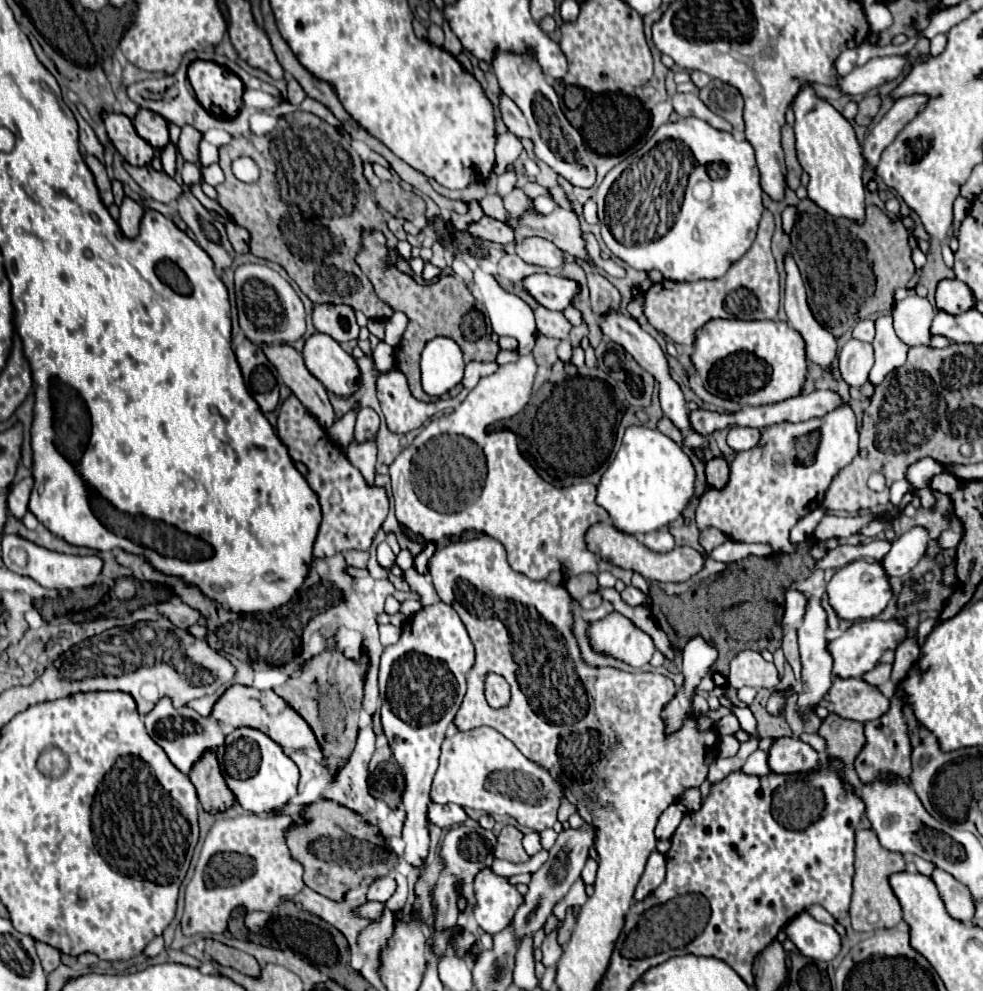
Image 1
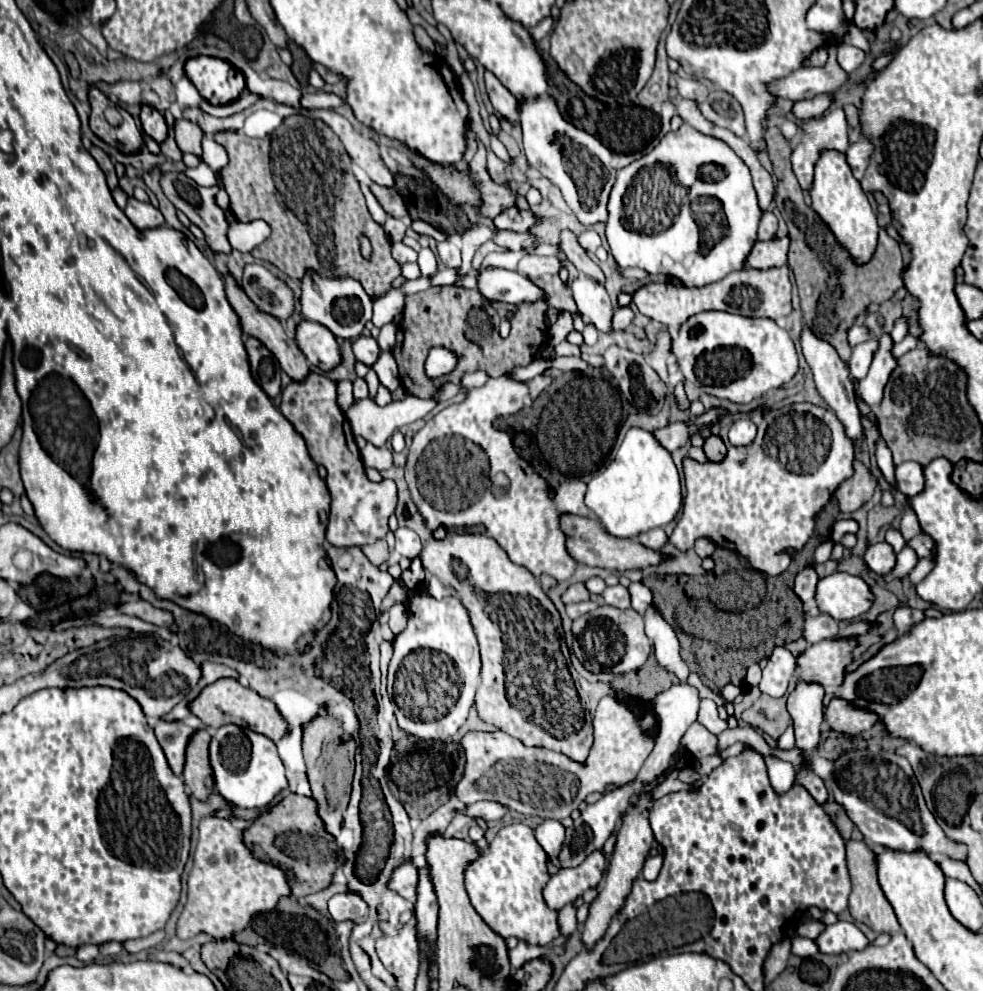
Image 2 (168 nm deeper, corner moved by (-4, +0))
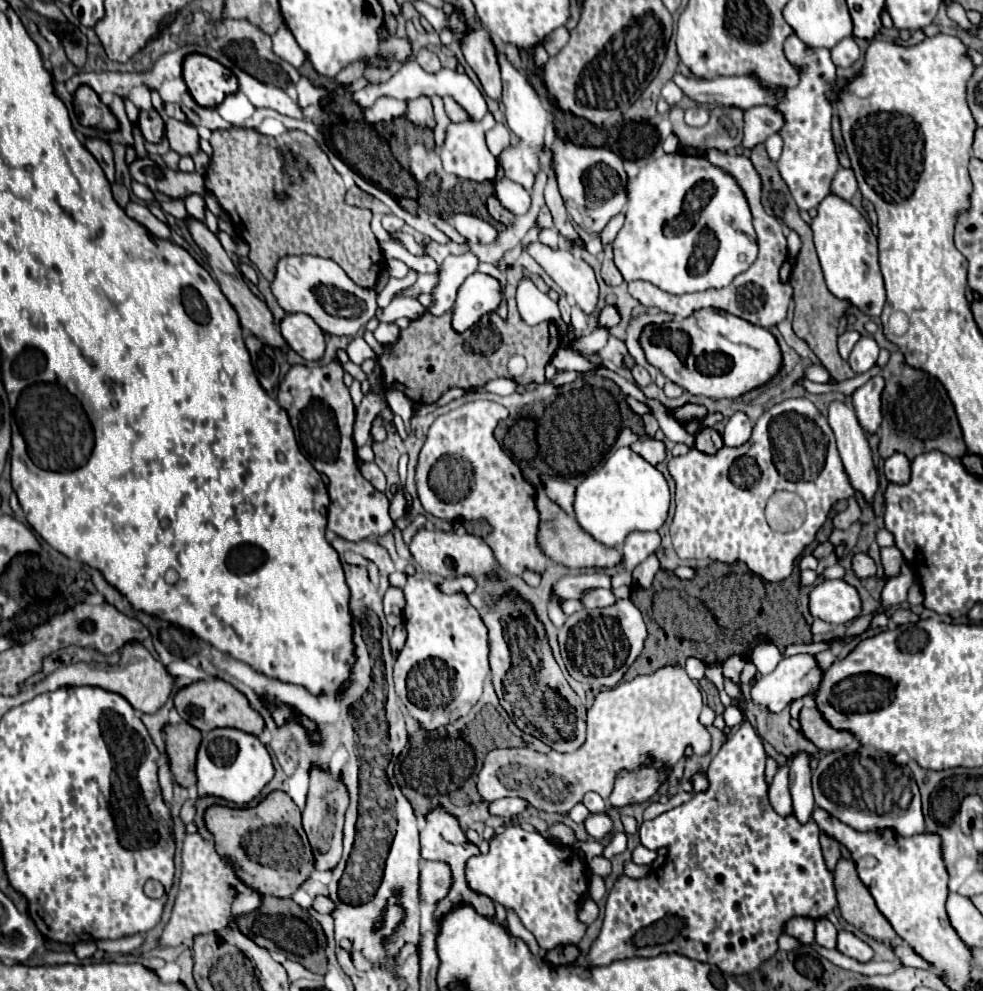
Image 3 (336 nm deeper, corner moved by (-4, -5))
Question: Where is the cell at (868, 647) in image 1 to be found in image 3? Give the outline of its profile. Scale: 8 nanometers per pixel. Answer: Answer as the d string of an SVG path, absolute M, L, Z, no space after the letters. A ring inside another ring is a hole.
M795 654L795 656L783 658L771 674L761 676L757 682L753 682L751 700L761 704L761 706L767 706L771 712L781 712L793 700L799 700L799 698L805 698L805 696L815 698L817 692L819 692L821 680L823 680L823 670L819 668L815 656L811 656L811 654Z

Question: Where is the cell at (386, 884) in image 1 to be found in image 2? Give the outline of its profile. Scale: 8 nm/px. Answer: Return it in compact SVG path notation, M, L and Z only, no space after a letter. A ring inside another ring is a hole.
M405 861L401 867L397 867L393 871L389 887L395 889L405 899L415 901L415 897L417 897L417 865L413 861Z

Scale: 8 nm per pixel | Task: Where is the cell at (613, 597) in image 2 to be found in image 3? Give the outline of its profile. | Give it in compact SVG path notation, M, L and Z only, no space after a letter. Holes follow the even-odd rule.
M589 590L585 596L583 596L583 606L585 608L607 608L607 606L613 606L617 602L615 594L611 590Z

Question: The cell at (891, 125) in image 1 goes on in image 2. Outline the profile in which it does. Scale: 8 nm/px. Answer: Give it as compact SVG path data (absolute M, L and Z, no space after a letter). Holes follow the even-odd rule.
M861 139L857 143L853 143L845 157L849 161L849 167L853 171L853 177L857 177L859 181L863 179L863 173L867 169L867 163L869 163L869 157L871 157L871 151L873 151L873 145L867 141L867 139Z

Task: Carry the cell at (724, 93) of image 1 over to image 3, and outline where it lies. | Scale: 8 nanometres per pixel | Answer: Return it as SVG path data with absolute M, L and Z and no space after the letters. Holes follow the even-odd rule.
M679 106L671 108L669 120L673 132L679 136L681 150L707 150L709 146L719 150L733 150L743 140L743 112L733 106L717 106L711 110L709 122L701 128L693 128L685 122Z

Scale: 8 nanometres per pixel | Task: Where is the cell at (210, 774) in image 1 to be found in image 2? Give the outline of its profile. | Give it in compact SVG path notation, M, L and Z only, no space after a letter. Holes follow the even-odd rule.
M199 729L189 739L189 745L185 749L185 769L183 769L183 781L193 797L205 801L213 787L211 777L211 765L209 765L209 741L211 735L205 729Z

